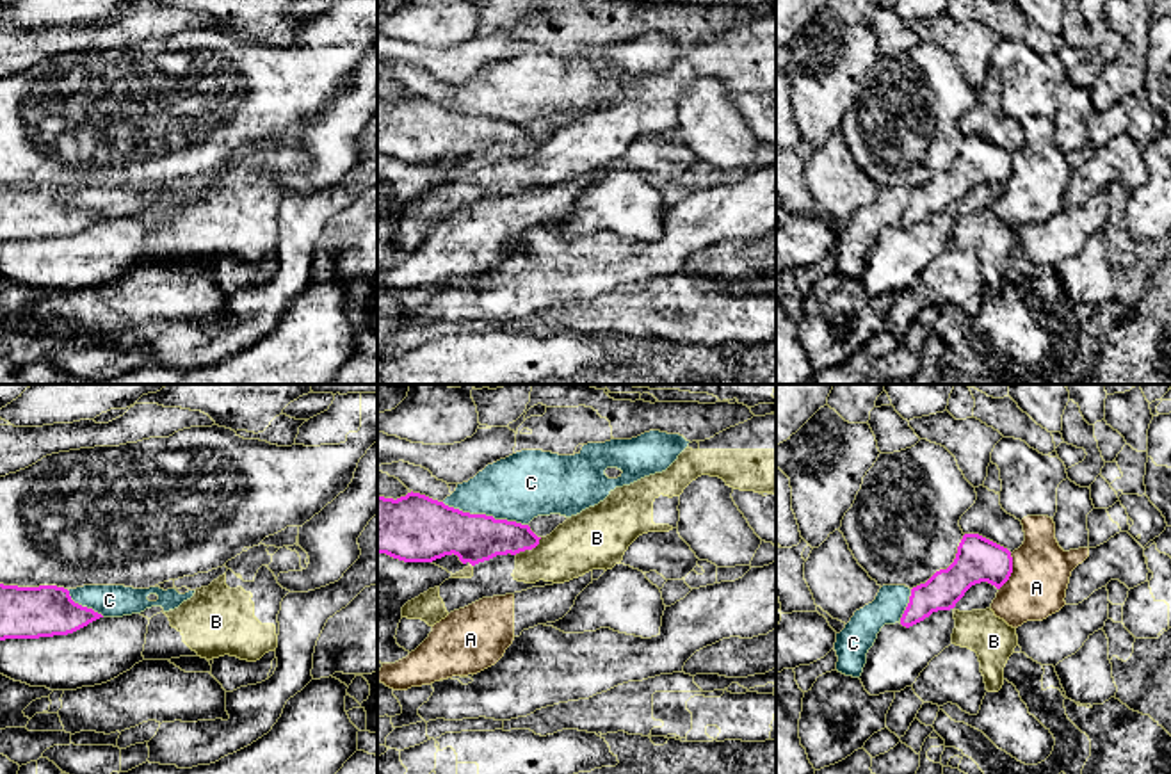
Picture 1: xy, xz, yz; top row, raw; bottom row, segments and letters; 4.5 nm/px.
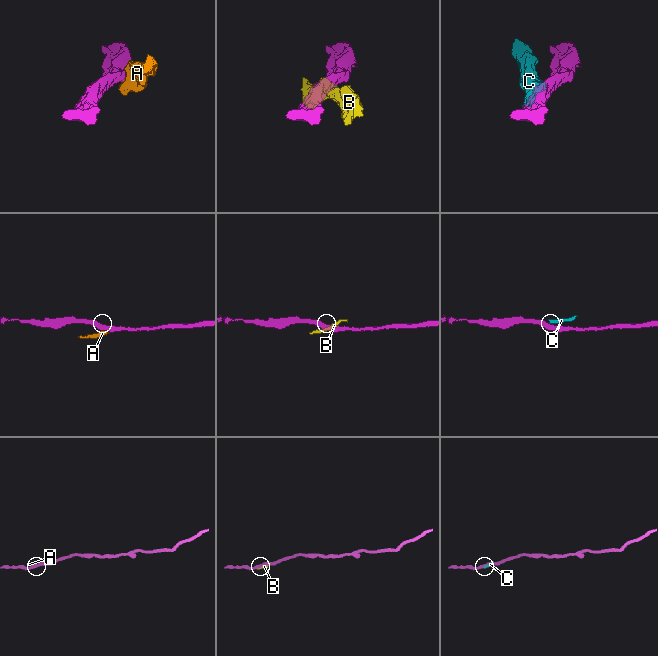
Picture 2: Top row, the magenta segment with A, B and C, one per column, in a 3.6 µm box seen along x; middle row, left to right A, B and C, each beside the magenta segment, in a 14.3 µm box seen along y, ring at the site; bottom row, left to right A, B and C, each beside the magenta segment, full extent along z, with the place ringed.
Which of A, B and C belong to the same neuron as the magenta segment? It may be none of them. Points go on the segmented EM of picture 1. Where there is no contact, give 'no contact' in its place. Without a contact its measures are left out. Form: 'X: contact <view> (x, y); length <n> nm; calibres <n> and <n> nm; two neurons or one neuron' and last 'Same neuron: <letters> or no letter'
A: contact yz (1011, 572); length 180 nm; calibres 200 and 260 nm; two neurons
B: contact xz (529, 548); length 150 nm; calibres 220 and 260 nm; two neurons
C: contact xz (484, 515); length 400 nm; calibres 260 and 300 nm; two neurons
Same neuron: no letter

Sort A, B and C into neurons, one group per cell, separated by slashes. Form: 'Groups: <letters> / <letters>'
Groups: A / B / C

